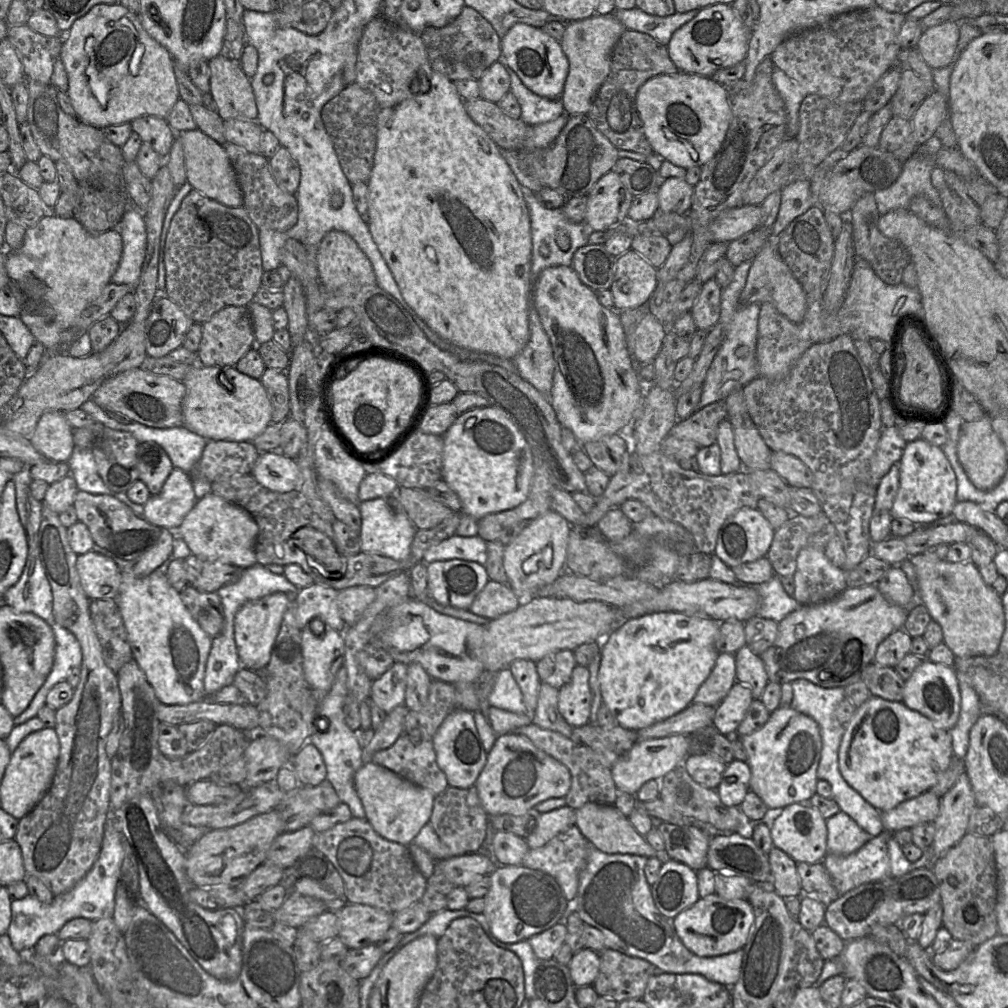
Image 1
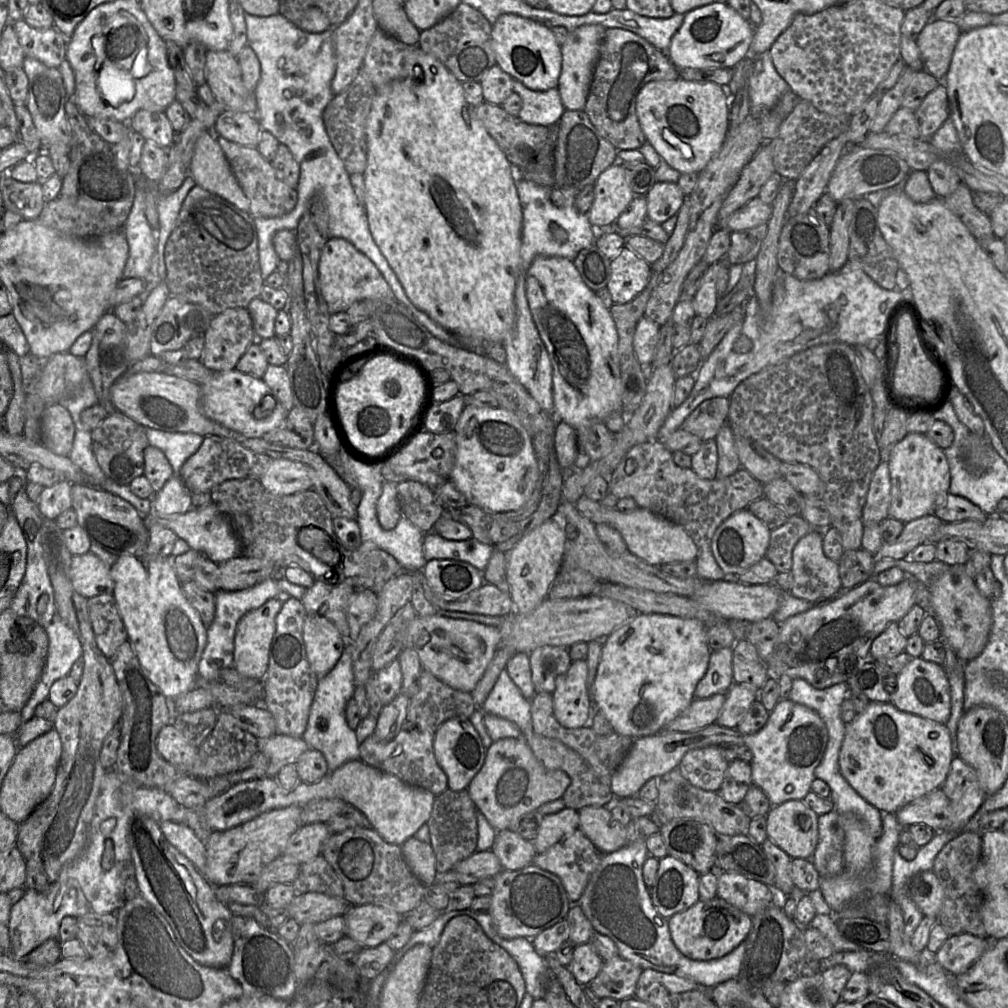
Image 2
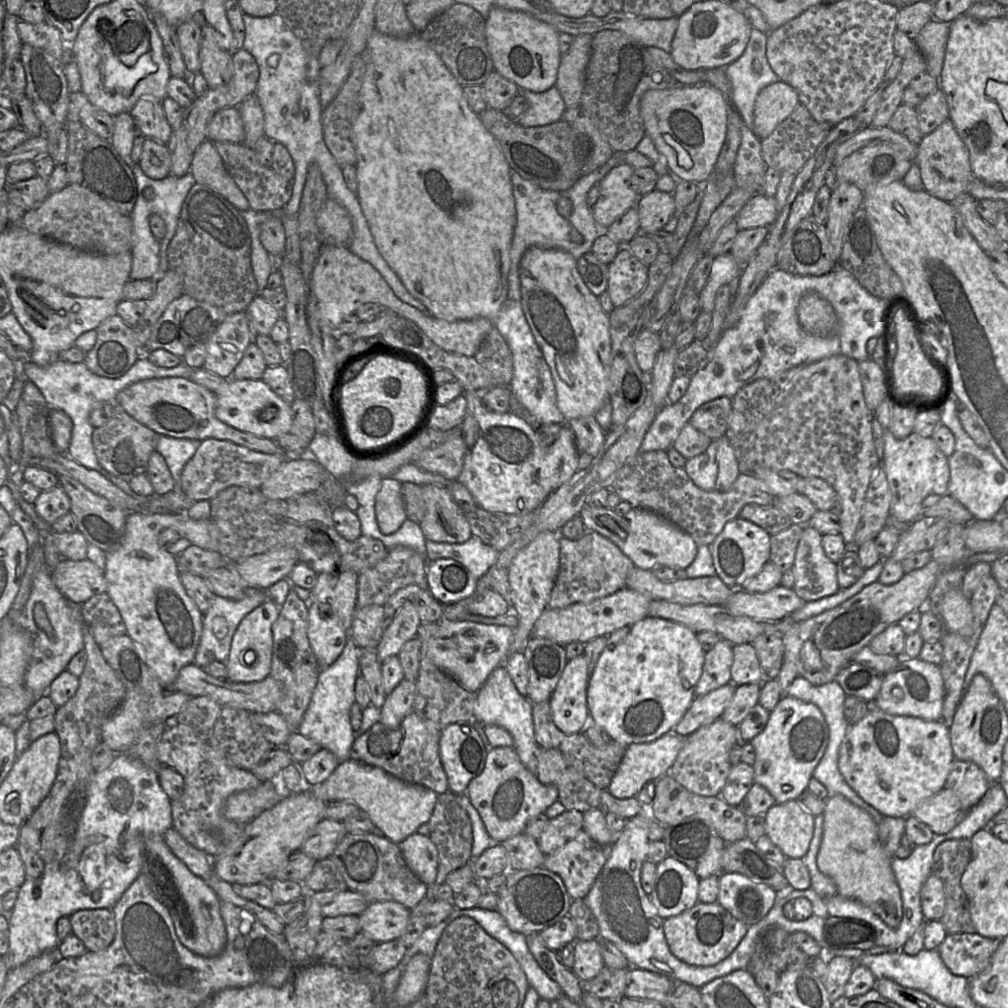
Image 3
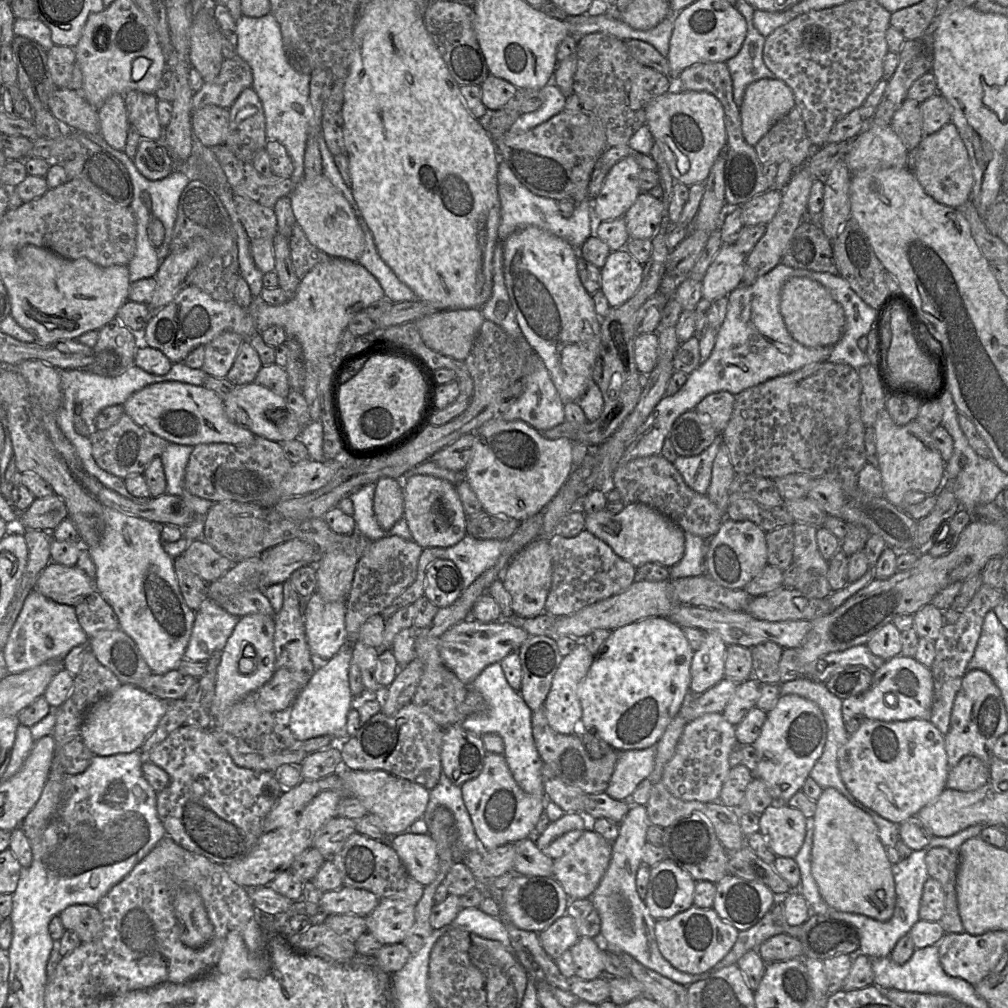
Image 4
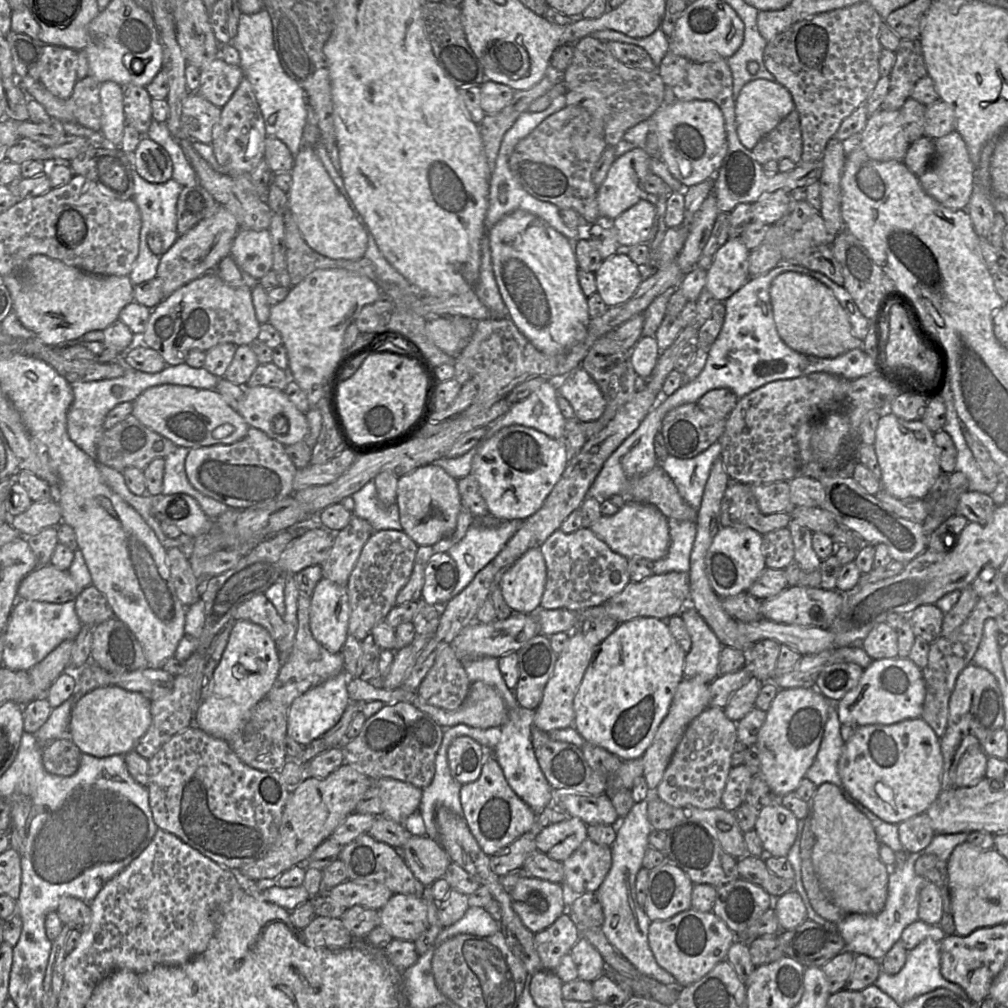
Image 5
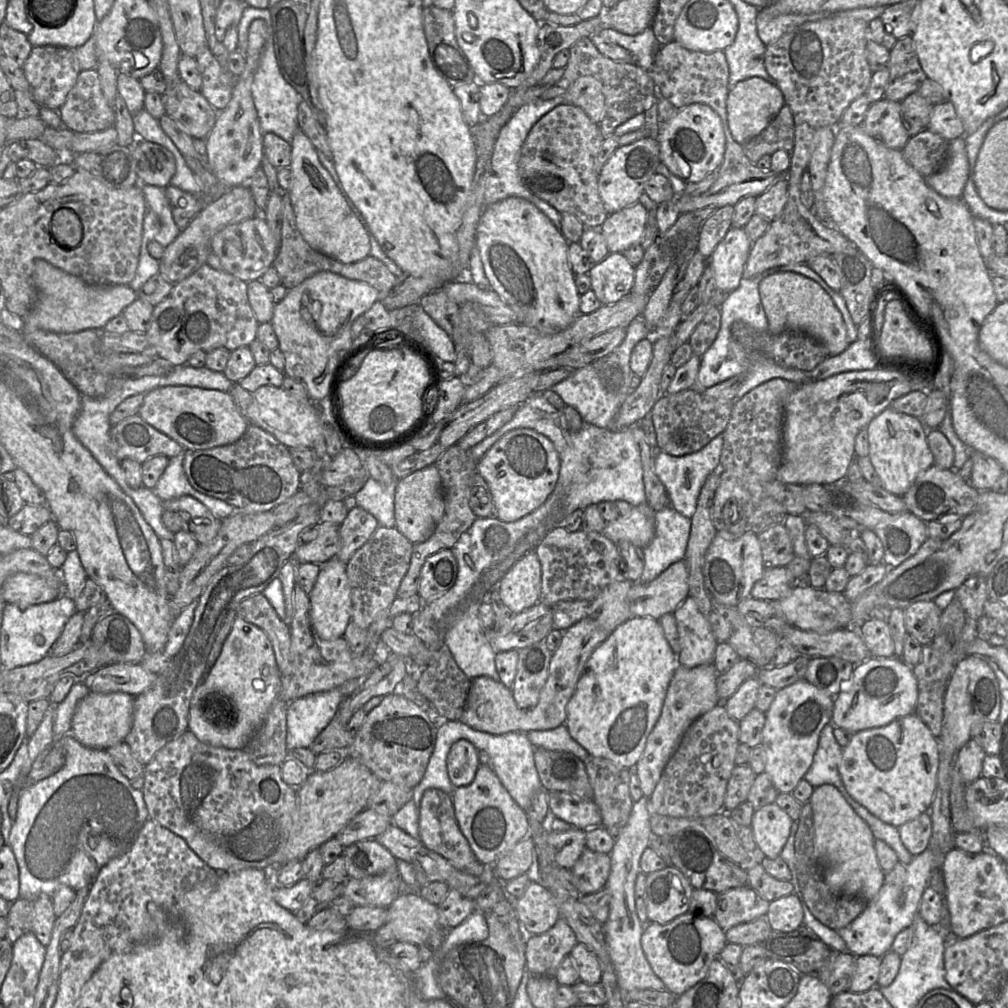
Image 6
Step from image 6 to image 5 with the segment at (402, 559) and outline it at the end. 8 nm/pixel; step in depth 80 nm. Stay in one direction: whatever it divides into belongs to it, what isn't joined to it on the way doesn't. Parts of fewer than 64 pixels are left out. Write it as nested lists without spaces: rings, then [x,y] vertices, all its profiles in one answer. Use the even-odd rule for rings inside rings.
[[[403,531],[373,532],[363,547],[346,584],[350,607],[348,634],[363,640],[377,622],[385,619],[395,605],[398,593],[409,581],[417,549],[418,545]]]

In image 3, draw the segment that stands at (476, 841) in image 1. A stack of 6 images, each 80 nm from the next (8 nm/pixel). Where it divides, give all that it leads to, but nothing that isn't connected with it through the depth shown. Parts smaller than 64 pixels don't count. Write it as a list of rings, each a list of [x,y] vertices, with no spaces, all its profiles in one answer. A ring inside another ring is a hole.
[[[450,790],[437,795],[428,820],[429,838],[437,848],[438,866],[434,885],[442,884],[446,876],[470,861],[473,844],[472,822],[467,812],[458,804],[456,794]]]

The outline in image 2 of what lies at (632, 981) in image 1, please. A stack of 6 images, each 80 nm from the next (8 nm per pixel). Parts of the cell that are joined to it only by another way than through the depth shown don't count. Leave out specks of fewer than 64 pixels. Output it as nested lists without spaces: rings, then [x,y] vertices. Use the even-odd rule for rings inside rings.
[[[615,956],[603,962],[600,972],[588,986],[601,999],[622,1001],[634,997],[642,971],[640,966]]]

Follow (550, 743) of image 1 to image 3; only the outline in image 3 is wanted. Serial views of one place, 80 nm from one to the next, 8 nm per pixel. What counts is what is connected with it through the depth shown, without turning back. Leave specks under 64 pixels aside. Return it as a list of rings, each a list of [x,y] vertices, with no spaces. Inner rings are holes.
[[[538,748],[537,778],[558,789],[558,801],[566,810],[585,813],[601,804],[602,790],[569,766],[557,749]]]

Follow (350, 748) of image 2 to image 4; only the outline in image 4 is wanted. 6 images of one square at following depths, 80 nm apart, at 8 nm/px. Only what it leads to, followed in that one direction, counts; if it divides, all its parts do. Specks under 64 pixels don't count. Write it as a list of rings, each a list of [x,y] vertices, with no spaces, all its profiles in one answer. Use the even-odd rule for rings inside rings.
[[[346,644],[329,661],[320,663],[309,682],[300,690],[286,714],[286,723],[297,741],[330,735],[337,742],[344,741],[347,714],[356,700],[351,694],[348,681],[352,661],[352,644]]]

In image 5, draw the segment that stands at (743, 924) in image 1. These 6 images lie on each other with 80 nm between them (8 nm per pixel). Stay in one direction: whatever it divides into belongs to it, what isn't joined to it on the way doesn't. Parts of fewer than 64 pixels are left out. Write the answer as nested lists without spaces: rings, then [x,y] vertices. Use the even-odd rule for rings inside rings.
[[[689,908],[668,920],[651,921],[648,943],[655,960],[683,988],[709,973],[717,963],[726,959],[731,945],[738,939],[736,934],[712,911],[699,912]]]

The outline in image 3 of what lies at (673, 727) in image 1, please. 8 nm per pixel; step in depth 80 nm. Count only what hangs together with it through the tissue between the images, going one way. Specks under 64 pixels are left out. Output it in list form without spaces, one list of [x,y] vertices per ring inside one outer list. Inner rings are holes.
[[[729,683],[706,695],[695,697],[673,732],[679,736],[687,737],[700,727],[721,718],[731,703],[735,688],[733,683]]]

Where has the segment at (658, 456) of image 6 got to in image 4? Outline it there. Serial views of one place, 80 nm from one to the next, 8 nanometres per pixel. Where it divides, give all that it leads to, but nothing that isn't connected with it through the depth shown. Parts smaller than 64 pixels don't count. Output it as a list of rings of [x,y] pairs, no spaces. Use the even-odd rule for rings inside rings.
[[[721,435],[697,456],[678,456],[673,462],[685,483],[699,494],[707,494],[711,483],[714,459],[722,443]]]

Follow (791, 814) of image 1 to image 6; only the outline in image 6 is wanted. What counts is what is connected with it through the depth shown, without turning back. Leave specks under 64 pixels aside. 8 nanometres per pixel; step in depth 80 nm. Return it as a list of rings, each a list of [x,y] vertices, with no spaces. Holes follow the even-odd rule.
[[[775,803],[755,810],[750,827],[759,855],[778,858],[788,840],[792,824],[790,816]]]

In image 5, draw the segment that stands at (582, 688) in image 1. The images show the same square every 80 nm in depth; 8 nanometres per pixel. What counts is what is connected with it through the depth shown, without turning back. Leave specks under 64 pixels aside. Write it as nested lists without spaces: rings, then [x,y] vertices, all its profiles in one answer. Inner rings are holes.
[[[571,632],[567,646],[558,655],[553,673],[543,690],[539,706],[533,712],[533,726],[547,733],[572,727],[575,720],[573,700],[591,661],[595,647],[579,632]]]

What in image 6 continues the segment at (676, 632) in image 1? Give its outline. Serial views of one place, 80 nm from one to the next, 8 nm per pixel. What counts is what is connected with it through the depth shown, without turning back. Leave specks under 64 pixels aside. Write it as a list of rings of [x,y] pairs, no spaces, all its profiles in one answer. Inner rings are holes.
[[[632,616],[613,630],[587,660],[575,691],[567,704],[565,725],[571,737],[594,757],[605,758],[634,769],[647,738],[658,721],[670,681],[680,665],[657,619]]]

